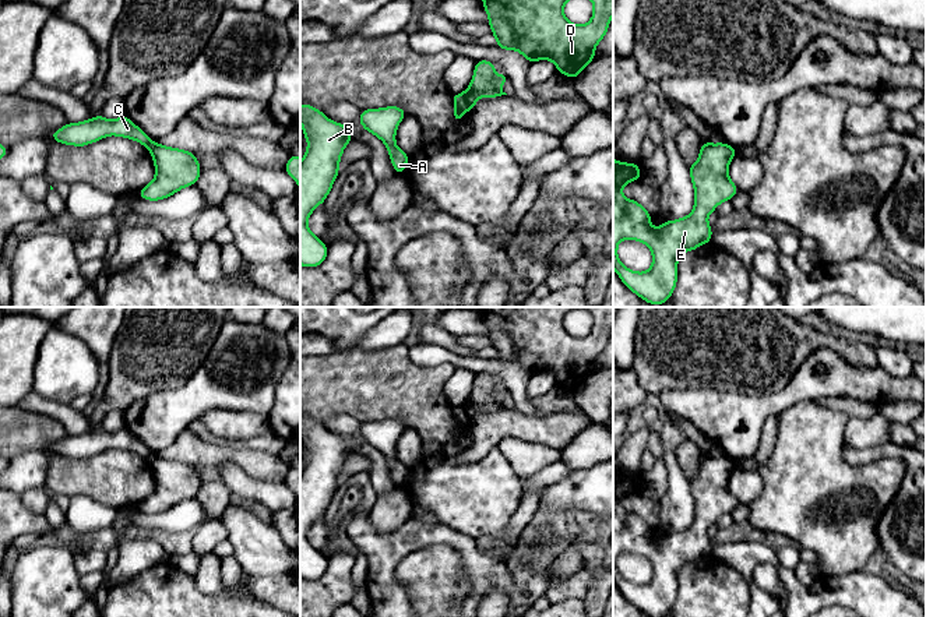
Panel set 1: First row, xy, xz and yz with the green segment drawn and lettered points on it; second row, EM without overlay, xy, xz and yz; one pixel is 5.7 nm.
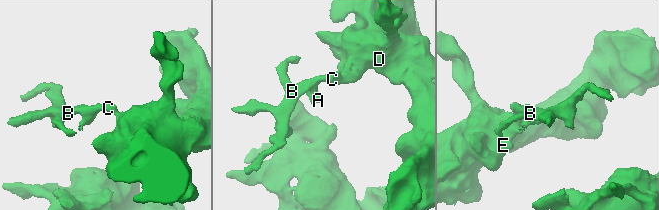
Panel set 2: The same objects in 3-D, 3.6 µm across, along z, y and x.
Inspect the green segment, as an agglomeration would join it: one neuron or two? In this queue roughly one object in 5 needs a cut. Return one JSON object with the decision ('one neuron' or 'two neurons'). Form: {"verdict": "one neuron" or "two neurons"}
{"verdict": "two neurons"}

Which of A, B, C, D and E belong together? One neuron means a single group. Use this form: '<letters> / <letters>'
A B C / D E

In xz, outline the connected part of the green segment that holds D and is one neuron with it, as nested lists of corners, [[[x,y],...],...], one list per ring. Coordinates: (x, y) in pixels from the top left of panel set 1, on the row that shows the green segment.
[[[482,0],[489,15],[492,35],[497,39],[496,47],[517,50],[529,64],[538,60],[550,60],[557,73],[577,78],[595,60],[595,47],[605,38],[613,17],[613,0],[591,0],[594,13],[584,25],[570,22],[564,13],[568,0]]]

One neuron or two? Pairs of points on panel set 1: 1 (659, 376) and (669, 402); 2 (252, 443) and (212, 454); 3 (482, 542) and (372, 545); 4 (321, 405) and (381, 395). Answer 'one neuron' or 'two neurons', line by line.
1: two neurons
2: two neurons
3: two neurons
4: one neuron

